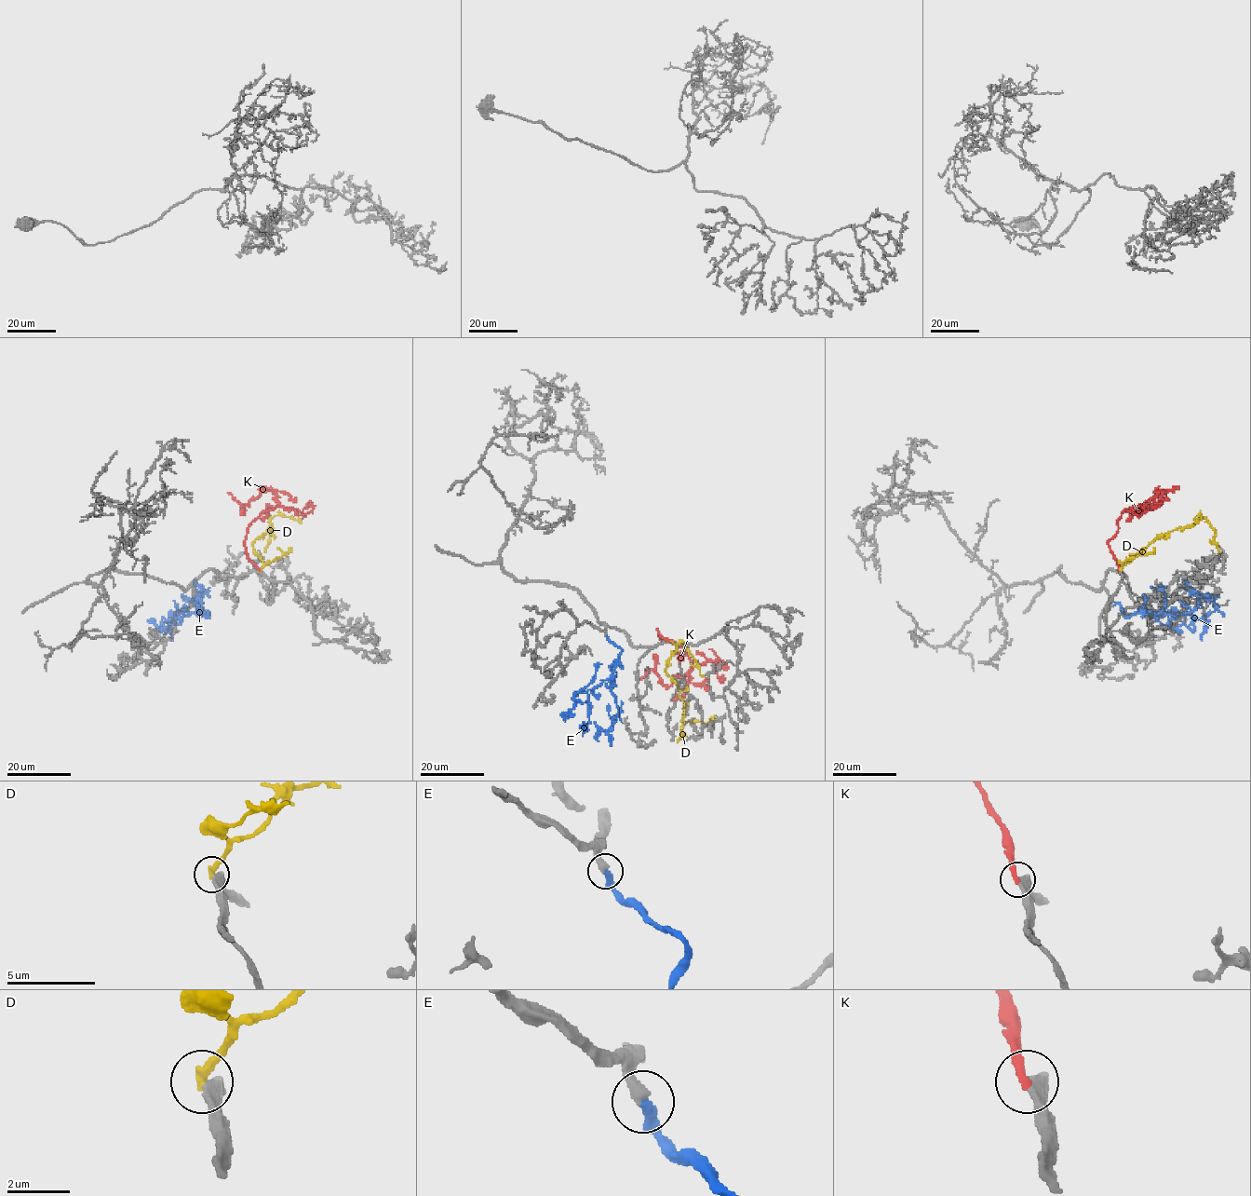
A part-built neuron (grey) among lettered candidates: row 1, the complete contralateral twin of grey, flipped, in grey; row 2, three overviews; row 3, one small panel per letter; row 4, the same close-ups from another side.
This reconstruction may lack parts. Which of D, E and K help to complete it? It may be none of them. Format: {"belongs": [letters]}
{"belongs": ["E"]}

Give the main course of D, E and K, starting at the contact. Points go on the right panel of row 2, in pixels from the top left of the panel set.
D: (1120, 571), (1150, 543), (1166, 532), (1191, 526), (1202, 516), (1215, 532), (1215, 543), (1220, 552)
E: (1114, 604), (1118, 603), (1129, 617), (1152, 611), (1166, 613), (1170, 618), (1178, 614), (1203, 618), (1201, 641)
K: (1120, 571), (1109, 541), (1120, 516), (1146, 505), (1154, 492), (1164, 497), (1141, 509)

